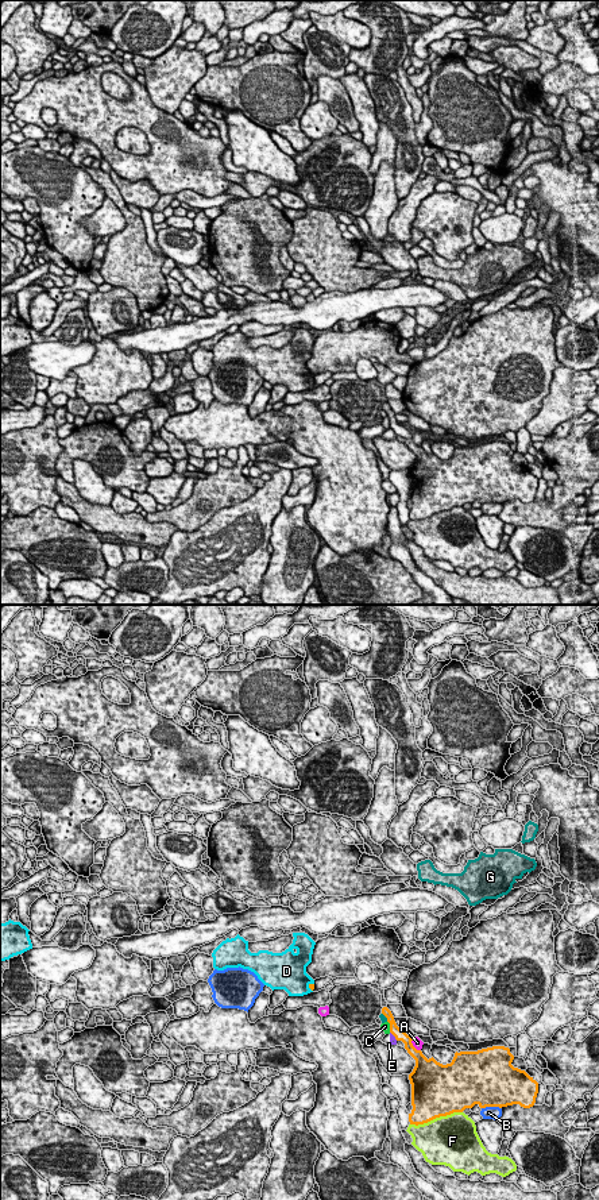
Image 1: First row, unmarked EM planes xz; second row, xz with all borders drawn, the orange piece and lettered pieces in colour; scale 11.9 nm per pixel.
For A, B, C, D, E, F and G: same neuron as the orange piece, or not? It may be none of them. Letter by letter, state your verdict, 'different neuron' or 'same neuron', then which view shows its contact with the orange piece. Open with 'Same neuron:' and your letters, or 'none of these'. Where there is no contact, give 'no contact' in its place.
Same neuron: none of these
A: different neuron; contact in xz
B: different neuron; contact in xz
C: different neuron; contact in xz
D: different neuron; contact in xz
E: different neuron; contact in xz
F: different neuron; contact in xz
G: different neuron; contact in xz

